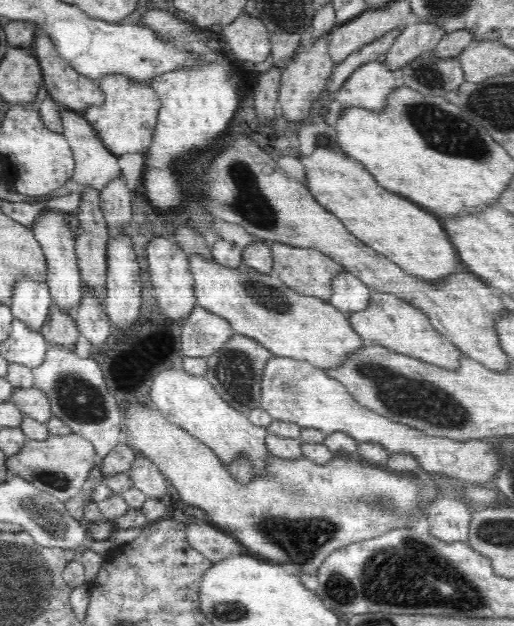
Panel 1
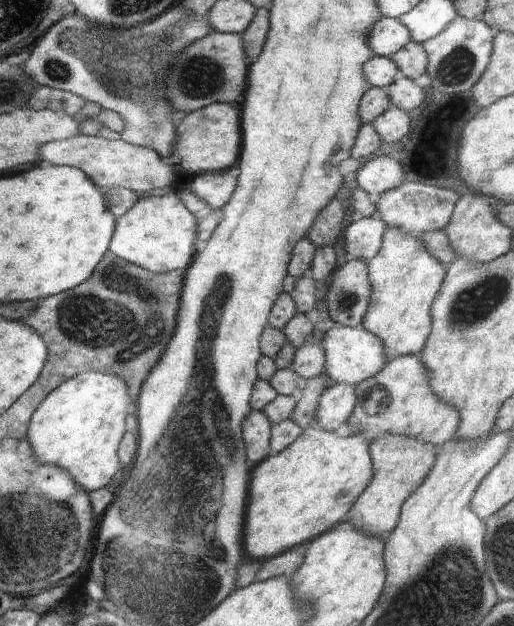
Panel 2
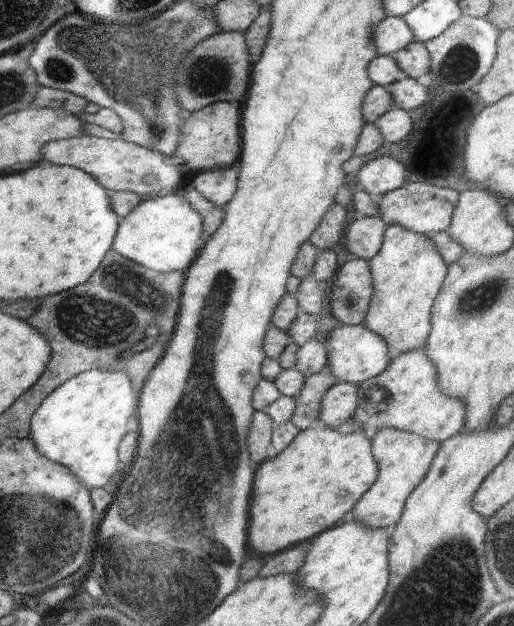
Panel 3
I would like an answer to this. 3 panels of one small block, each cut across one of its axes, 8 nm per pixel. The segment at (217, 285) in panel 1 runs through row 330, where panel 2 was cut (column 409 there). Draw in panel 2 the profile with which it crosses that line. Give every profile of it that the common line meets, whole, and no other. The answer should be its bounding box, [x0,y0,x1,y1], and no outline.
[361,228,446,360]

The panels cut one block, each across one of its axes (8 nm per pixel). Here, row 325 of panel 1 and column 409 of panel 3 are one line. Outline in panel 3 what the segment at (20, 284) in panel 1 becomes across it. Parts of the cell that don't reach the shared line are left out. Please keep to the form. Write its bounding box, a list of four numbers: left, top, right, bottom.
[372,16,414,57]

